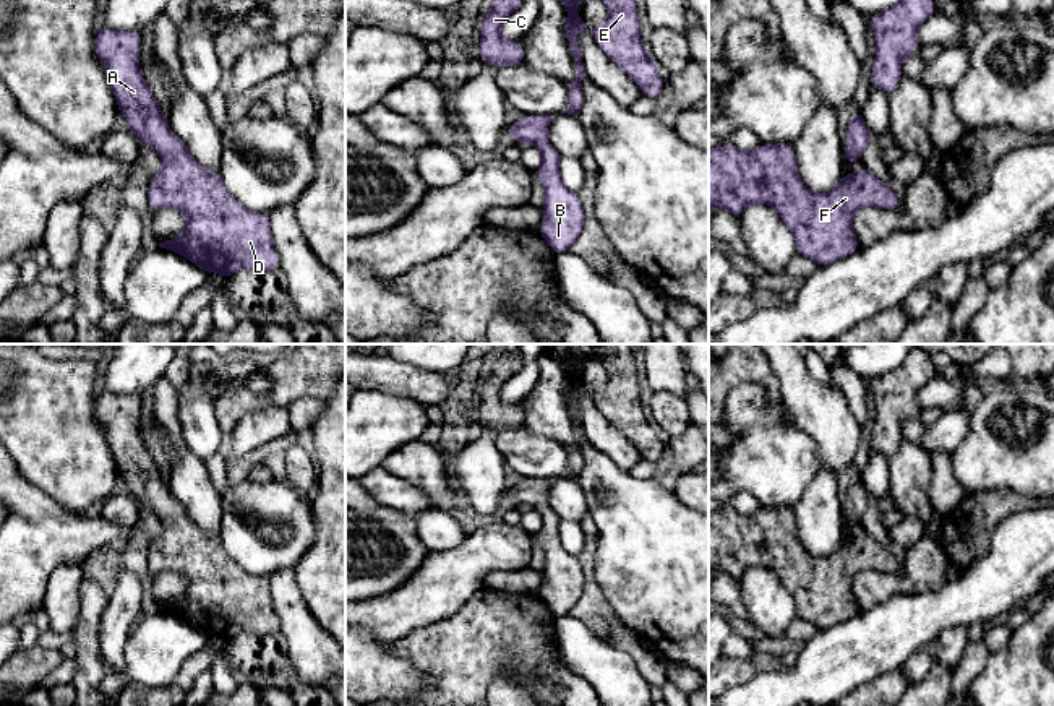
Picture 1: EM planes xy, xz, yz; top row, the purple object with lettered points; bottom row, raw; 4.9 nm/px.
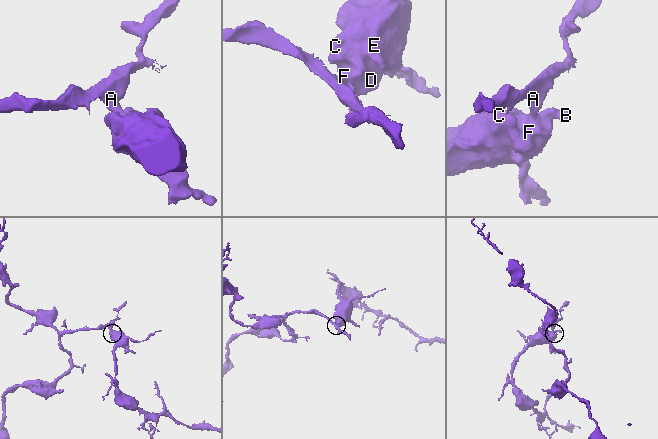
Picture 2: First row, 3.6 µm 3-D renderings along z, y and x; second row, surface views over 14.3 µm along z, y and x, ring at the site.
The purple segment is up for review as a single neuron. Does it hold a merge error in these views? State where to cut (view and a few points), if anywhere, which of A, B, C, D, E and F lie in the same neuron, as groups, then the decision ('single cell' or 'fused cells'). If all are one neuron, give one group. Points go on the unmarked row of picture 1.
no cut | A B C D E F | single cell

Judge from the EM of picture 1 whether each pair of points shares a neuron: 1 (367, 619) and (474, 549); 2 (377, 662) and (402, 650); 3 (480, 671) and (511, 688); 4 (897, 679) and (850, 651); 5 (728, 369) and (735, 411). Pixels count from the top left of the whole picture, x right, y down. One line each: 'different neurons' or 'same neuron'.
1: same neuron
2: different neurons
3: different neurons
4: different neurons
5: different neurons

